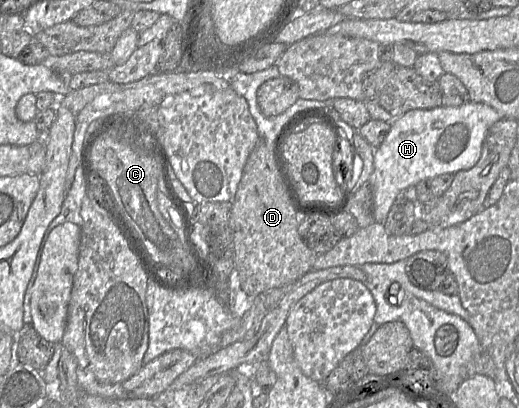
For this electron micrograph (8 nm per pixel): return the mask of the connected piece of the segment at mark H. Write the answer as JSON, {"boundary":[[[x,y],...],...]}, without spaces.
{"boundary":[[[473,101],[457,107],[442,105],[433,109],[414,109],[394,118],[390,122],[391,129],[388,135],[382,144],[374,149],[374,171],[369,183],[373,192],[375,222],[385,223],[395,199],[406,188],[441,174],[455,174],[472,168],[480,159],[488,129],[501,119],[502,116],[491,106]]]}

